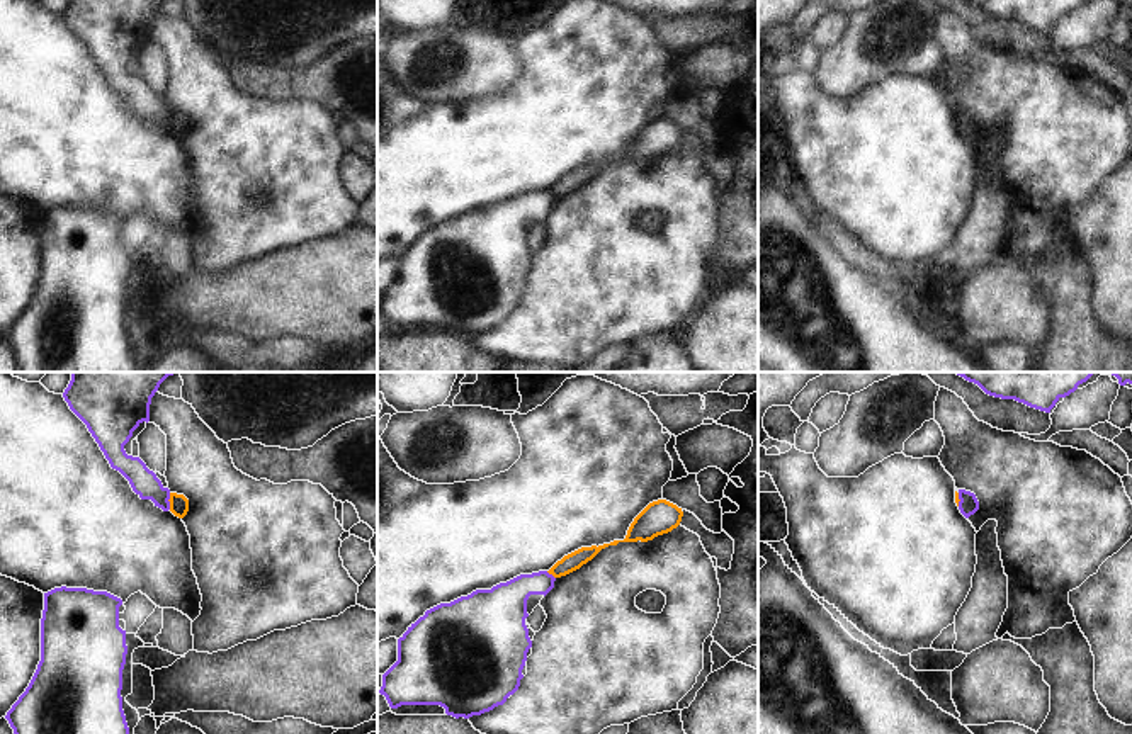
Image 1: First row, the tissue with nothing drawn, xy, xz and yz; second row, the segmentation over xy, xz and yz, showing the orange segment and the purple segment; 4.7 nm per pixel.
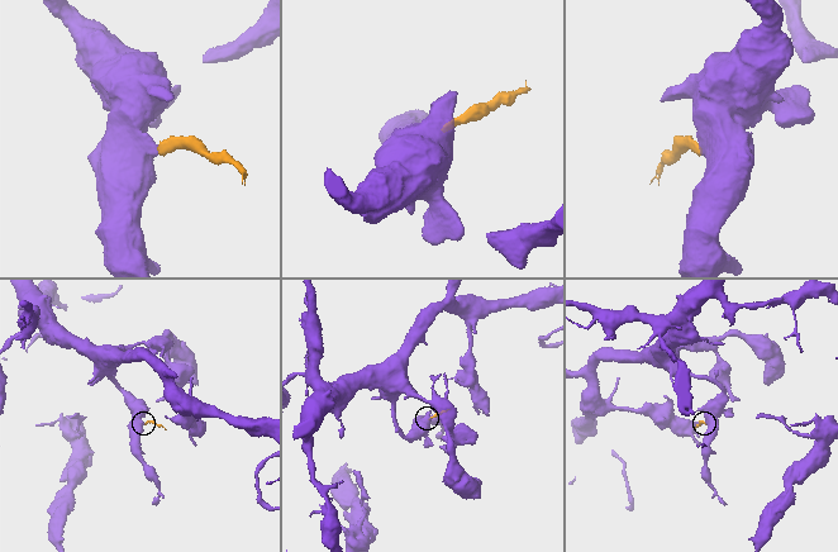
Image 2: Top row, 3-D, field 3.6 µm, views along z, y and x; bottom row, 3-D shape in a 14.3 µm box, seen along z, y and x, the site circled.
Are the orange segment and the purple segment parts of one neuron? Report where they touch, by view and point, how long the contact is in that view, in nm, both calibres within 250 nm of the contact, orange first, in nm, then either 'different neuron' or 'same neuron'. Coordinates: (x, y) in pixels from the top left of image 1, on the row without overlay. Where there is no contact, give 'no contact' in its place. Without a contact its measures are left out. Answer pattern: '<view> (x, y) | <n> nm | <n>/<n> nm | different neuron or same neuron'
xy (169, 119) | 80 nm | 100/130 nm | different neuron

